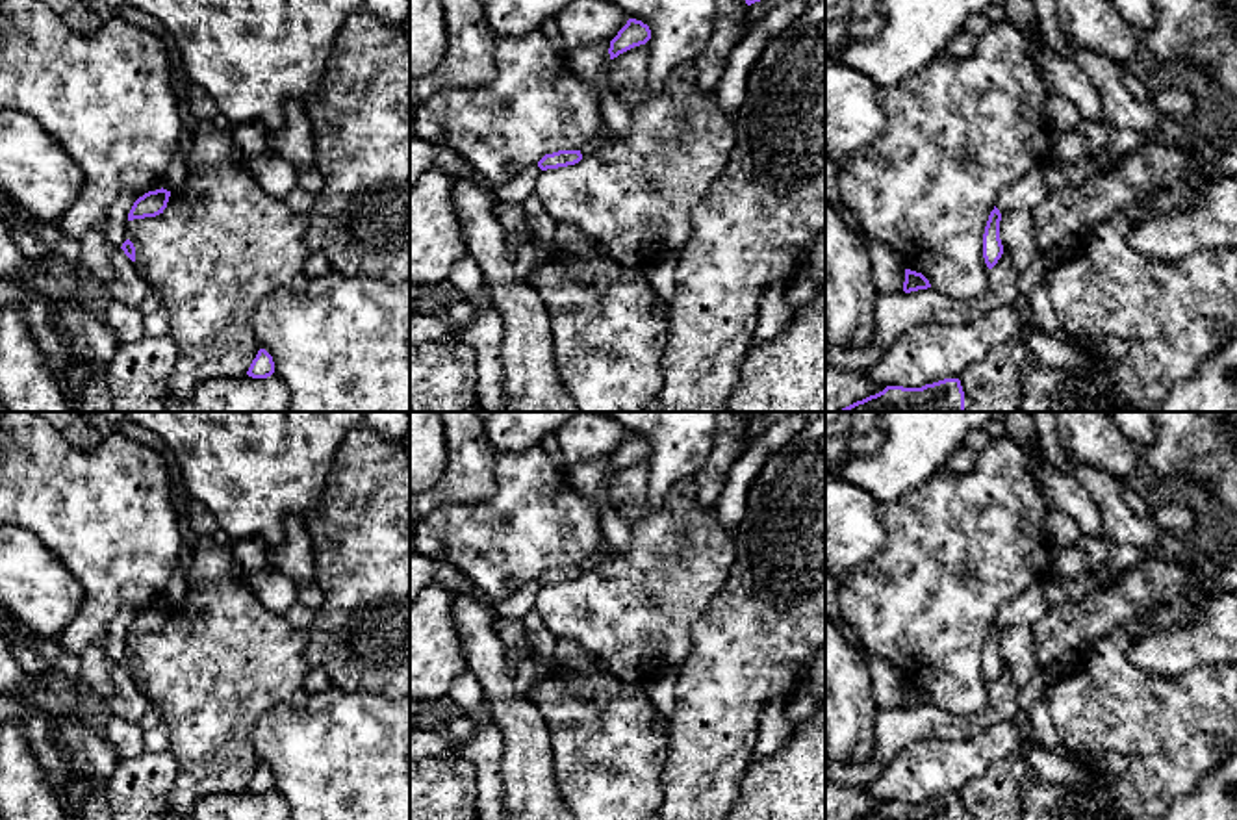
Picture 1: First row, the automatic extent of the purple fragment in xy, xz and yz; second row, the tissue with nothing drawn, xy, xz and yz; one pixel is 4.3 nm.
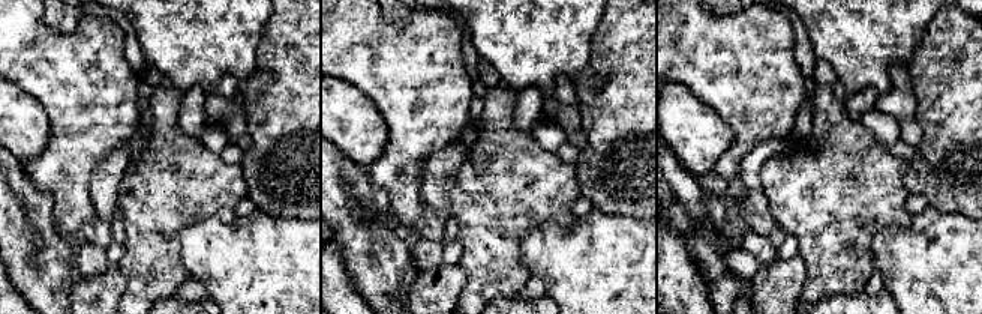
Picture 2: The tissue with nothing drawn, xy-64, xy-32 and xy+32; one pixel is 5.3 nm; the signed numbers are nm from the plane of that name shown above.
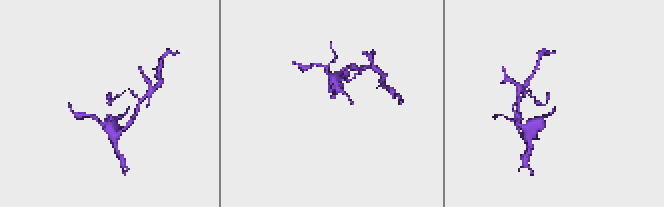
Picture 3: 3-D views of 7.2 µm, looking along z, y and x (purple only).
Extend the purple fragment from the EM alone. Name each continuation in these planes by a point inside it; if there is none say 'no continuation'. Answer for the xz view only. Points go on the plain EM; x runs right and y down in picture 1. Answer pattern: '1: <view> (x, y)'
no continuation

